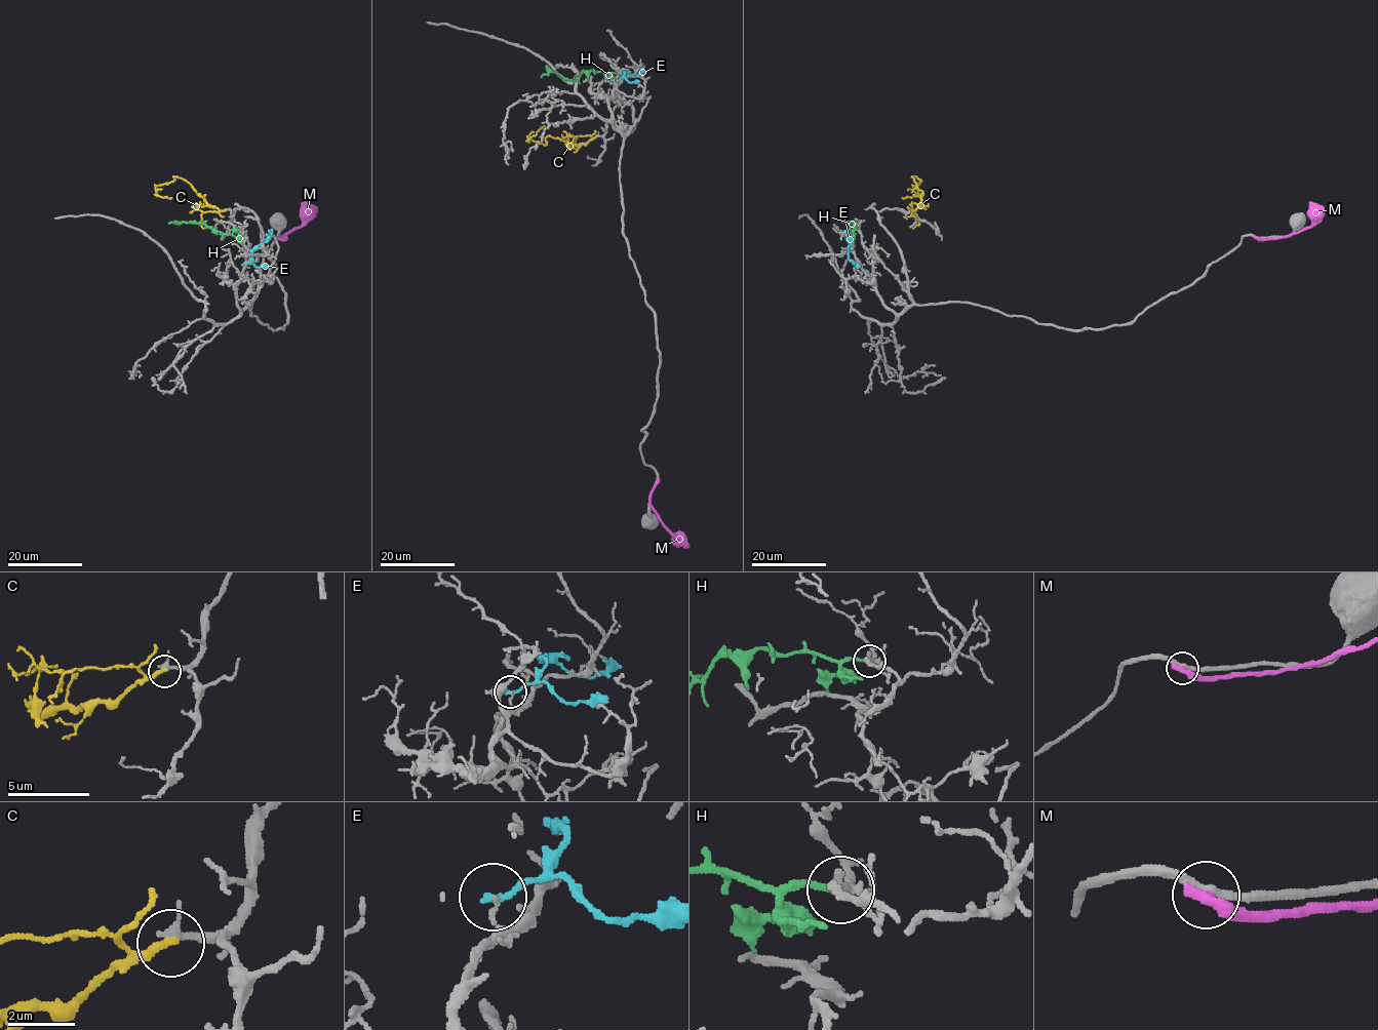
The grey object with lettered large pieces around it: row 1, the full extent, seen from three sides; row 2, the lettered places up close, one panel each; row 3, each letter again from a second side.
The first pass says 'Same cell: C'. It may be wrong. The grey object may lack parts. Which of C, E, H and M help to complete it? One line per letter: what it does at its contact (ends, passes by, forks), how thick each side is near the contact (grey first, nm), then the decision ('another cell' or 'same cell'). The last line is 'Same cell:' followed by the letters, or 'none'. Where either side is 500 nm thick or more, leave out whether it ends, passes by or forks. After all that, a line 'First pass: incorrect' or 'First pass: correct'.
C: it ends; calibres 320 and 260 nm; same cell
E: it ends; calibres 180 and 200 nm; another cell
H: it ends; calibres 200 and 220 nm; another cell
M: it ends; calibres 240 and 440 nm; another cell
Same cell: C
First pass: correct

